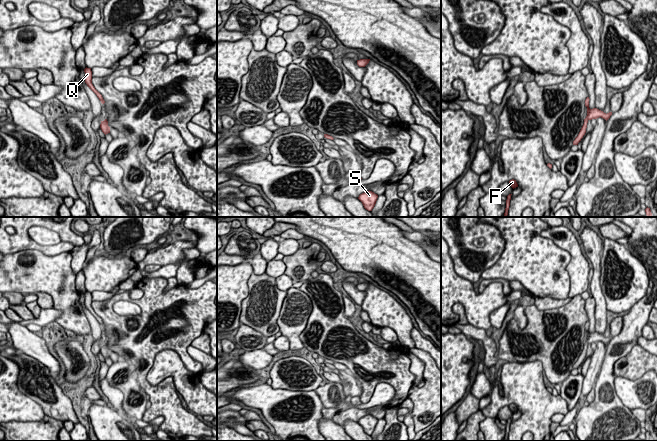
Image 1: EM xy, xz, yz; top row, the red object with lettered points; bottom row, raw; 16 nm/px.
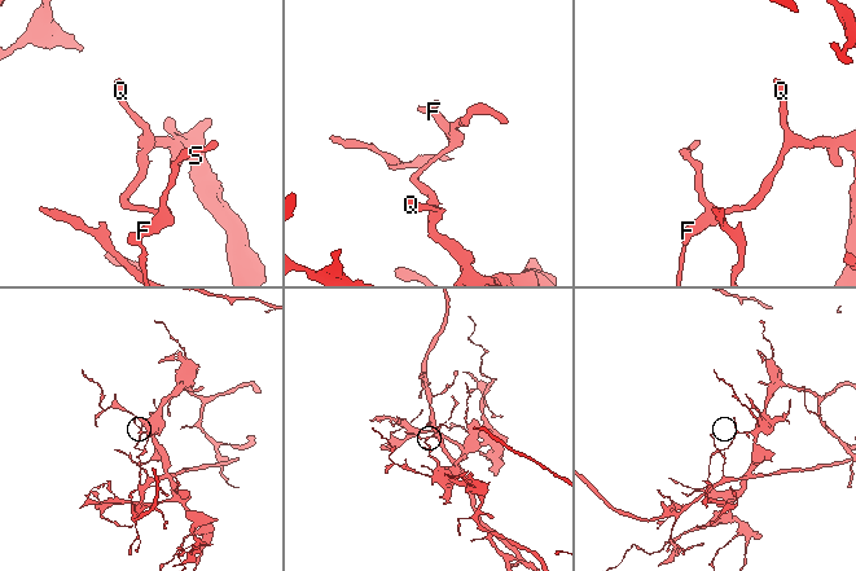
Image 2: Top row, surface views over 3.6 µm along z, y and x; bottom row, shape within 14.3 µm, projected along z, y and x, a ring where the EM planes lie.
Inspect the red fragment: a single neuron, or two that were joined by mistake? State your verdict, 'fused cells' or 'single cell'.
fused cells

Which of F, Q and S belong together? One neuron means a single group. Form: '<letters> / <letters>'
F / Q S

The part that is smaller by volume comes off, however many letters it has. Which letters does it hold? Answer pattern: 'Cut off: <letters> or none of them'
Cut off: F

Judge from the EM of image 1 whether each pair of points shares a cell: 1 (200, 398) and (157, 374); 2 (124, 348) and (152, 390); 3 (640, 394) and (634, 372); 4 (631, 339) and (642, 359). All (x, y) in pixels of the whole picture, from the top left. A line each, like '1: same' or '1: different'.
1: same
2: same
3: different
4: different

